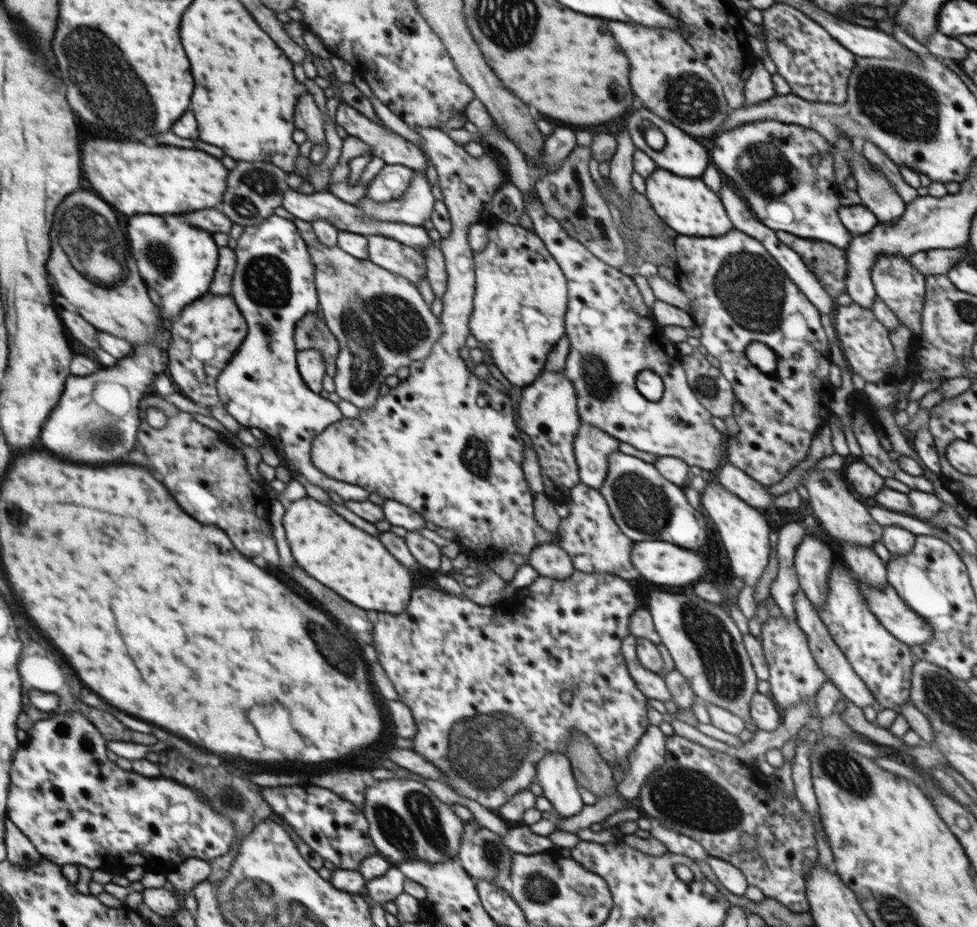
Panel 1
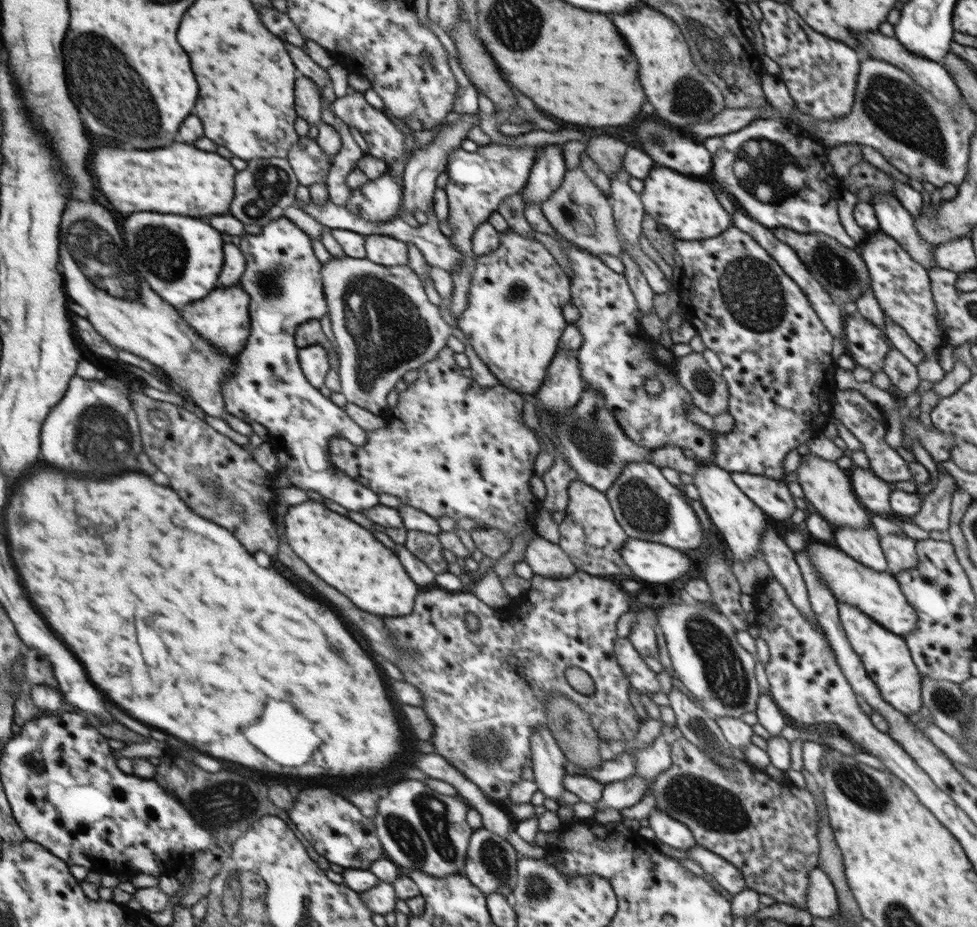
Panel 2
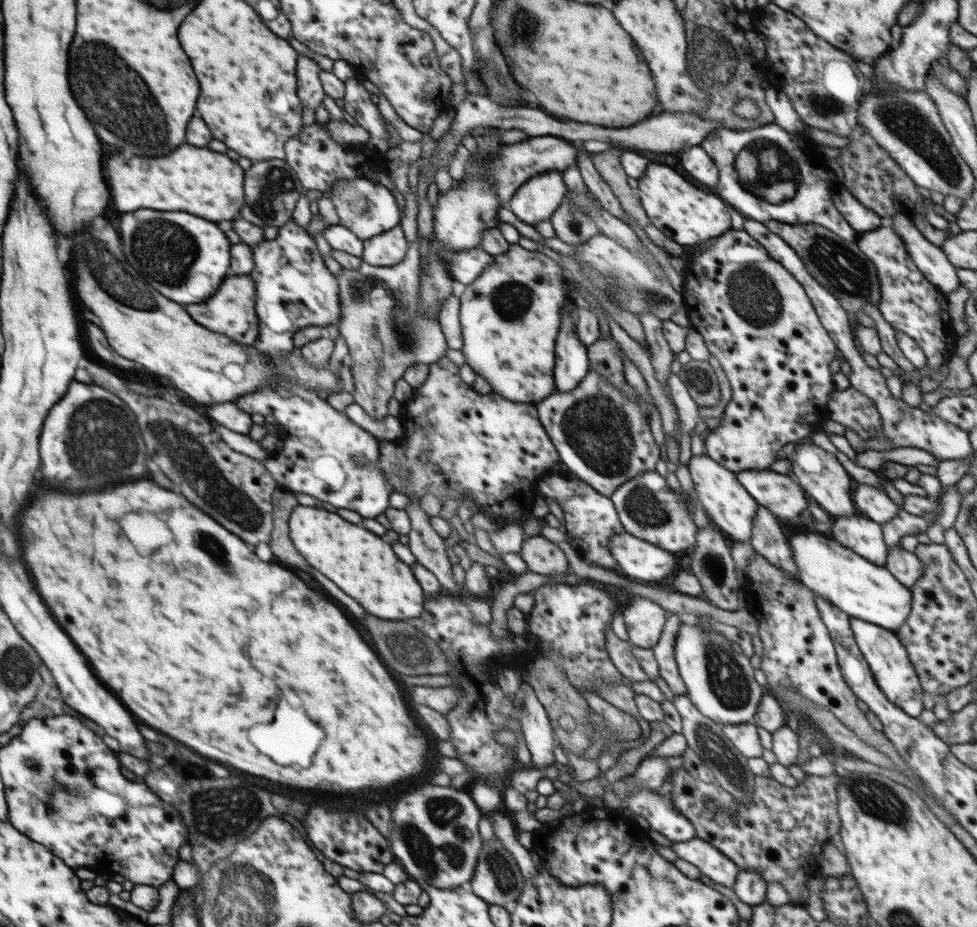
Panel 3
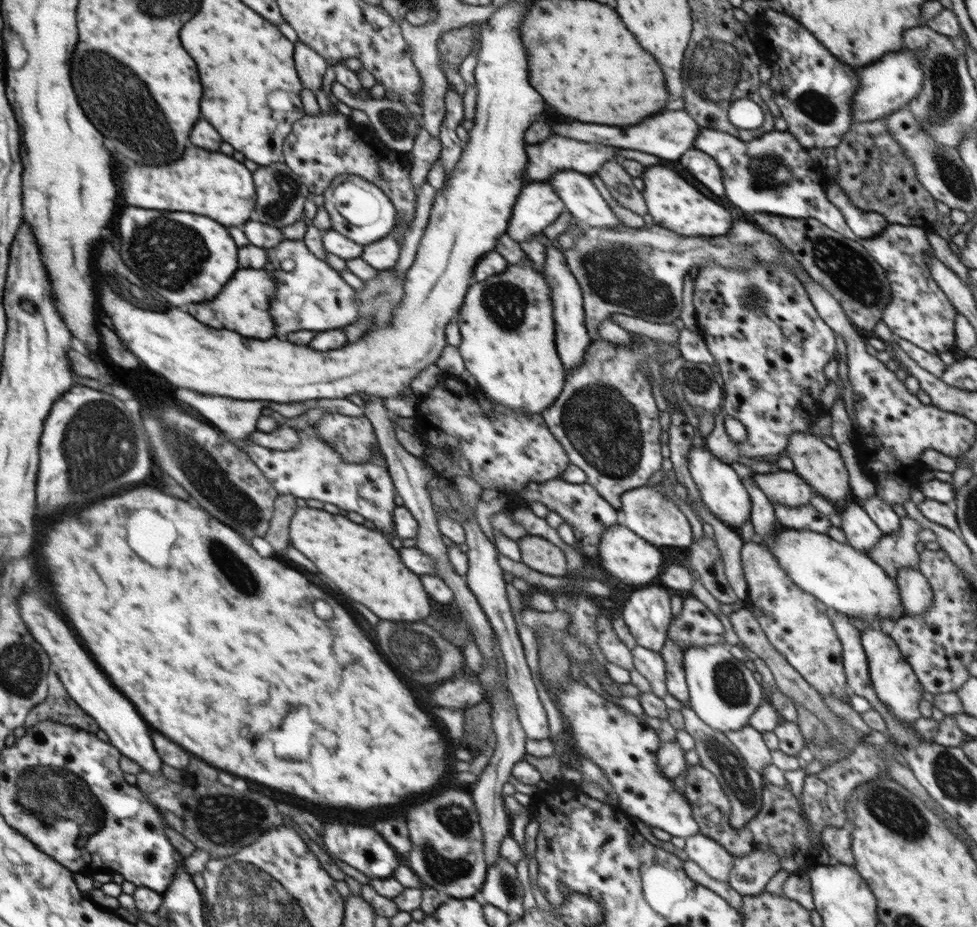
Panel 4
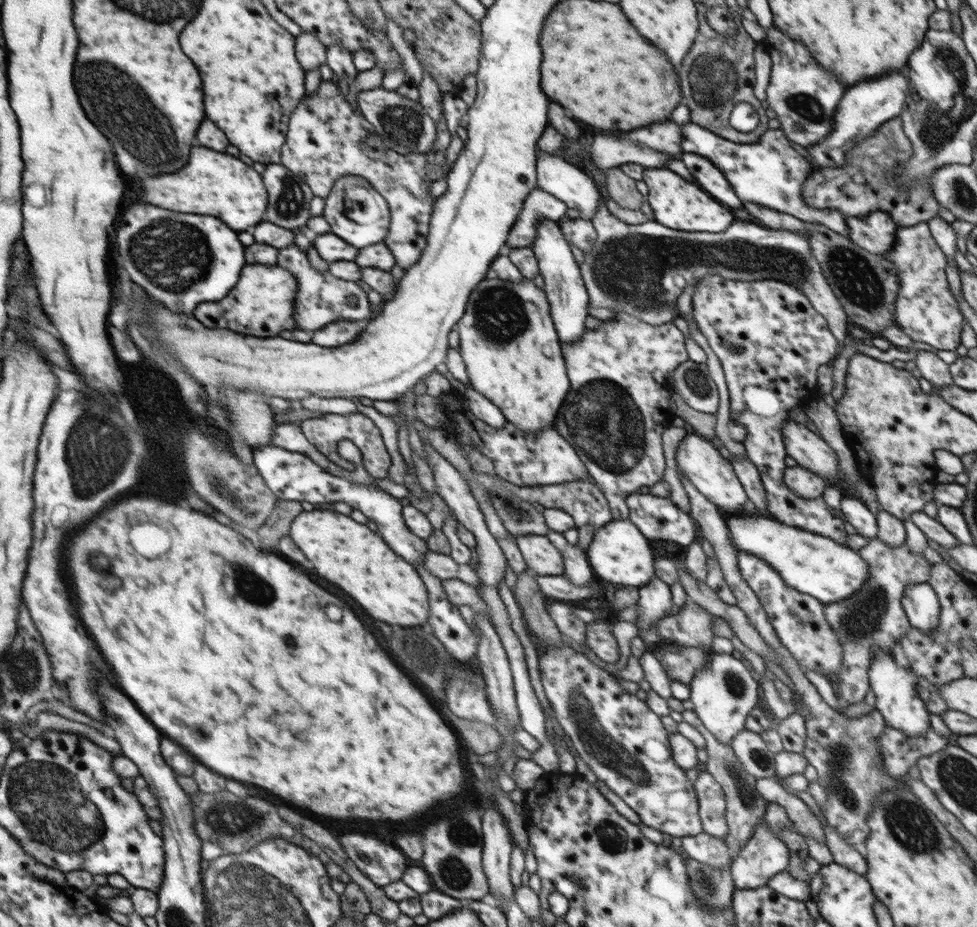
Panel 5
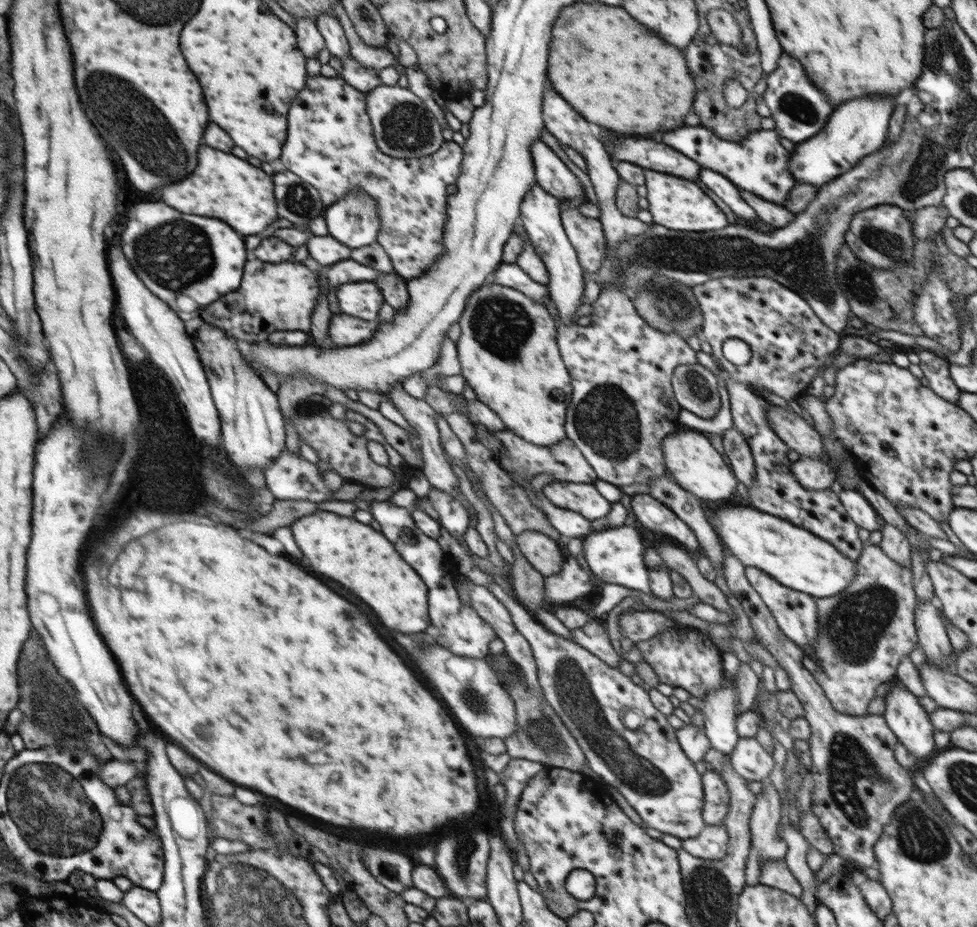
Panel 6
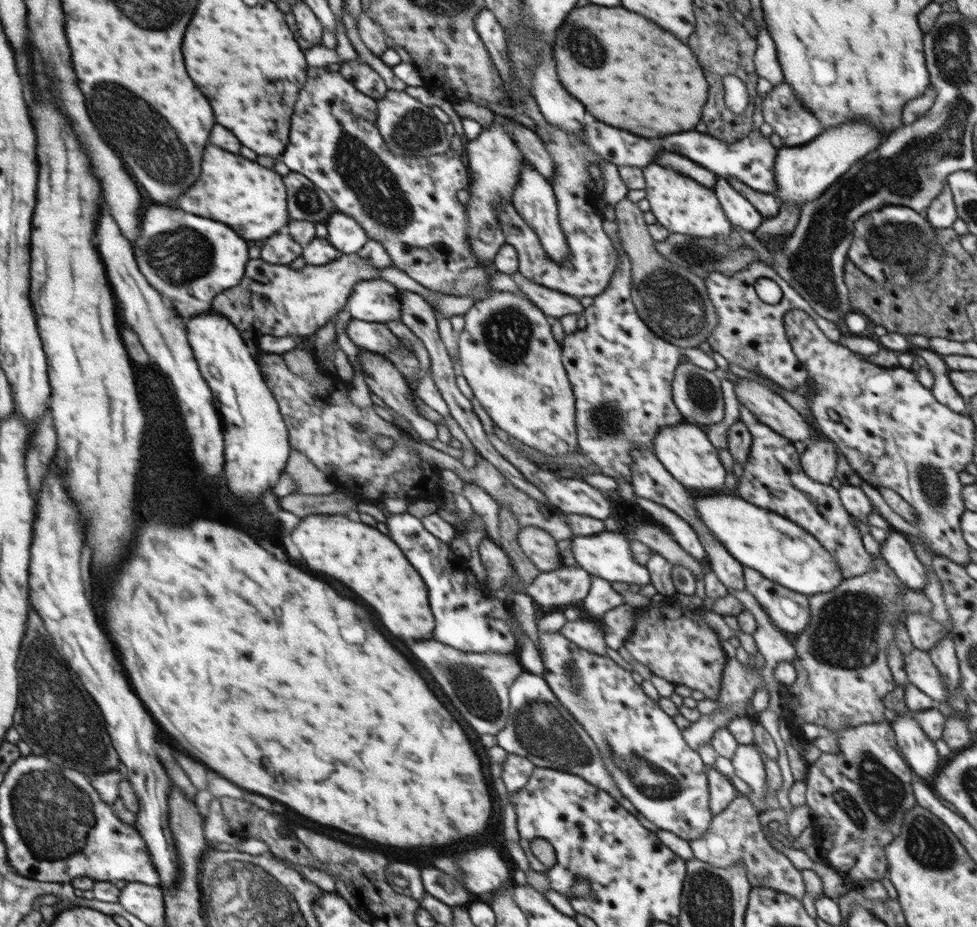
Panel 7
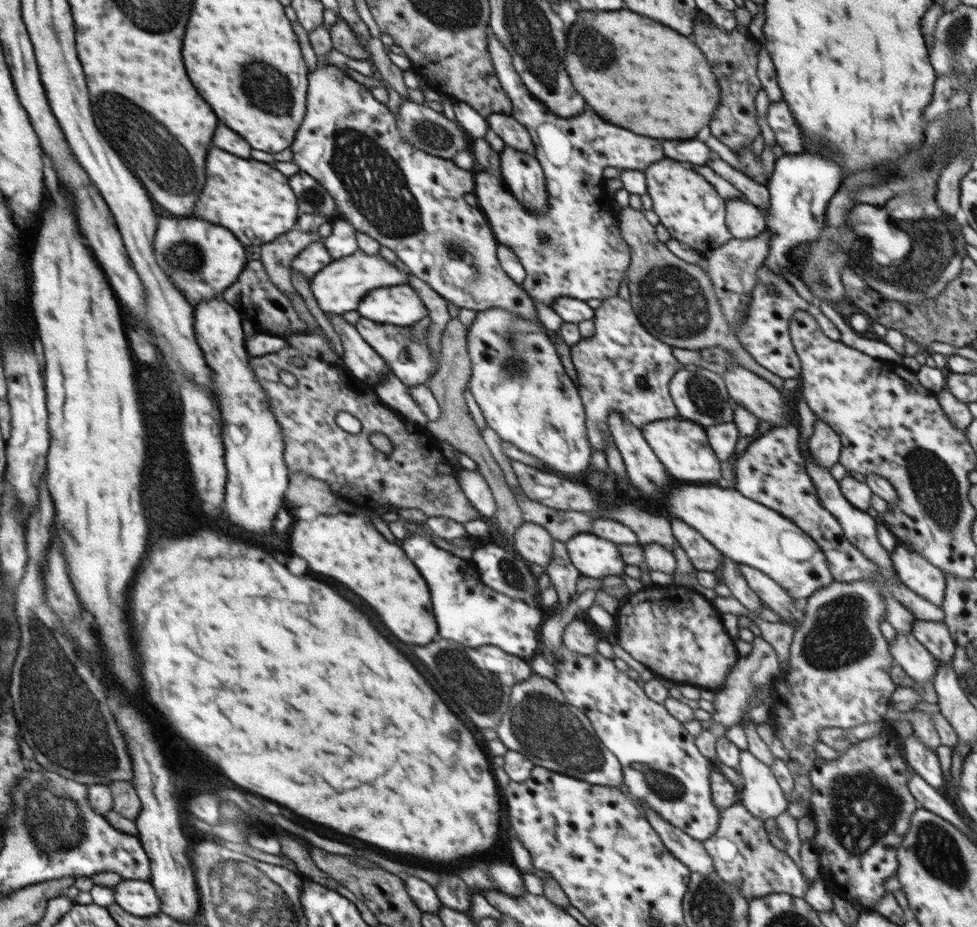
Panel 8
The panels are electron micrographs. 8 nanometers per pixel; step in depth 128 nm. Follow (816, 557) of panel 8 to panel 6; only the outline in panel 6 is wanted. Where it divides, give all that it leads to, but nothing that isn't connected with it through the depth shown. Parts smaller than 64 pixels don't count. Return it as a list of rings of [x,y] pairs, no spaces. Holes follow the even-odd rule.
[[[732,504],[732,508],[713,505],[712,519],[724,543],[745,567],[754,566],[766,572],[788,589],[808,594],[816,600],[824,599],[848,589],[857,576],[857,562],[841,554],[830,542],[751,505]]]

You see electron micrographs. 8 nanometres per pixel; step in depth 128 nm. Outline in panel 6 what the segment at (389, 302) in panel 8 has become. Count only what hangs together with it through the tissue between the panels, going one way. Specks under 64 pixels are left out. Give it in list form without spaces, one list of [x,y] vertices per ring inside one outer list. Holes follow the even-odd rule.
[[[373,281],[348,282],[334,288],[338,298],[338,310],[342,314],[367,321],[378,320],[378,312],[384,302],[380,288]]]

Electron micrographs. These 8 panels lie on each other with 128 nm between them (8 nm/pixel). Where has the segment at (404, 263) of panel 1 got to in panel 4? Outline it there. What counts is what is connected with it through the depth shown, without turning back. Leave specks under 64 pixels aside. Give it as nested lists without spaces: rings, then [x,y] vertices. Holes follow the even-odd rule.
[[[398,226],[392,229],[388,235],[379,241],[367,244],[363,247],[362,260],[366,261],[376,270],[392,269],[400,258],[401,244],[398,240]]]

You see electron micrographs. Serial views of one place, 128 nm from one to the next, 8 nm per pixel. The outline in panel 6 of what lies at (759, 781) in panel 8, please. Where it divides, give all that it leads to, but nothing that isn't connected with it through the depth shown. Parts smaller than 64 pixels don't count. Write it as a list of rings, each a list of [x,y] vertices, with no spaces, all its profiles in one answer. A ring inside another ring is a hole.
[[[739,737],[734,750],[728,755],[734,770],[744,777],[747,781],[761,781],[768,778],[768,774],[774,770],[774,759],[772,754],[768,753],[755,737]]]

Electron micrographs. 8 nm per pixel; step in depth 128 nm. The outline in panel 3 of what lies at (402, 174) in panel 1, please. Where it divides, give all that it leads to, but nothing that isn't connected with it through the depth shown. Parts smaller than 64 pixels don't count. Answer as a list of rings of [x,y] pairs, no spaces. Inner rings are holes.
[[[340,179],[325,197],[330,199],[337,208],[338,217],[340,217],[338,224],[350,229],[363,241],[394,228],[404,215],[392,191],[380,185],[379,182],[373,183],[368,179]]]

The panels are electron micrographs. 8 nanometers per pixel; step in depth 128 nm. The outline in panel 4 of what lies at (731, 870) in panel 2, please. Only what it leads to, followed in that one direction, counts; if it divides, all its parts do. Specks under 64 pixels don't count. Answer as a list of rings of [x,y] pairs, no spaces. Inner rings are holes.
[[[696,834],[685,838],[684,852],[689,860],[696,862],[708,876],[722,882],[728,881],[733,863],[733,856],[721,844],[704,836]]]

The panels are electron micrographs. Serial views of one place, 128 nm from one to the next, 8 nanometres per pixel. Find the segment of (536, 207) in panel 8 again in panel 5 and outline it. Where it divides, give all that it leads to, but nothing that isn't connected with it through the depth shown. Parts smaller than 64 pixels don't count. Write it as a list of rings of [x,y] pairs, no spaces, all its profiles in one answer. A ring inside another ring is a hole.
[[[548,218],[538,222],[531,250],[534,258],[538,260],[551,317],[561,345],[572,345],[581,340],[582,334],[587,330],[586,316],[590,304],[590,296],[580,274],[580,268],[568,243],[559,222],[552,222]]]

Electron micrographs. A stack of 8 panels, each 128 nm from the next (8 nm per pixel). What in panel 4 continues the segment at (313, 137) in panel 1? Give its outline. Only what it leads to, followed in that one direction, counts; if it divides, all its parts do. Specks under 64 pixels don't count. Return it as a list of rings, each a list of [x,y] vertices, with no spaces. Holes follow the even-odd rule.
[[[298,41],[295,44],[294,61],[296,71],[303,89],[318,93],[318,90],[325,87],[324,76],[328,64],[318,52],[306,46],[304,42]]]

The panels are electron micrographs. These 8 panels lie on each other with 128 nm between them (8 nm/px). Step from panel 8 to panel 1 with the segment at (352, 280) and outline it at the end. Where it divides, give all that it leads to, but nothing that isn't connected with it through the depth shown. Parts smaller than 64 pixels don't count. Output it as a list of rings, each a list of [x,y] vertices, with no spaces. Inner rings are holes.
[[[208,294],[187,305],[169,327],[168,375],[178,391],[182,390],[184,396],[204,407],[218,404],[216,378],[243,345],[247,332],[247,319],[231,295]]]

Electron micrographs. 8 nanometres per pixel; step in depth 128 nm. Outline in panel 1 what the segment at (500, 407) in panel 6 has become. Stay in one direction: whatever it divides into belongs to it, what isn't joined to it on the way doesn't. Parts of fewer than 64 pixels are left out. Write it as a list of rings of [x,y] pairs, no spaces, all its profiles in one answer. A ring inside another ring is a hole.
[[[496,220],[494,223],[488,224],[488,243],[482,251],[474,251],[474,266],[475,266],[475,293],[473,296],[473,311],[468,322],[468,329],[473,334],[477,341],[480,341],[490,352],[493,364],[498,367],[498,370],[509,380],[513,386],[524,388],[536,380],[536,377],[545,369],[548,353],[554,348],[554,344],[558,343],[560,338],[566,334],[565,316],[568,306],[568,288],[567,280],[556,262],[555,258],[550,254],[542,239],[534,232],[530,231],[521,225],[513,225],[512,223]]]

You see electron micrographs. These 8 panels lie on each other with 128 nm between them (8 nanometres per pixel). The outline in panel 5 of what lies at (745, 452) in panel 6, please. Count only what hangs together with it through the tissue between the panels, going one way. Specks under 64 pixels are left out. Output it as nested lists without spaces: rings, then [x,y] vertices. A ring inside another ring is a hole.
[[[731,456],[730,462],[747,497],[754,502],[761,515],[769,516],[766,508],[766,491],[756,466],[750,459],[741,456]]]

